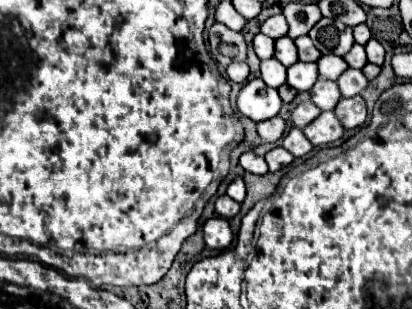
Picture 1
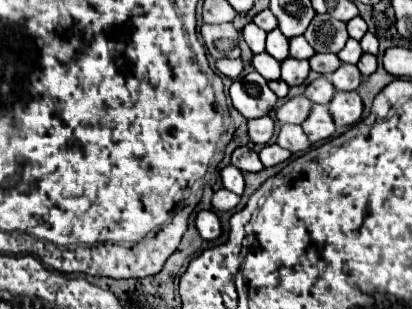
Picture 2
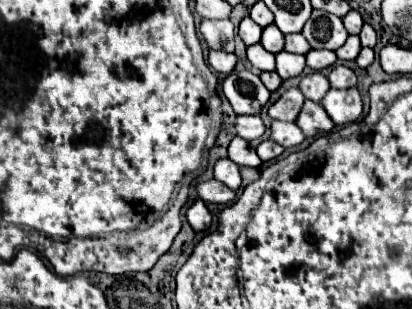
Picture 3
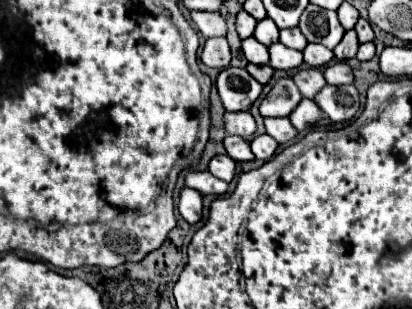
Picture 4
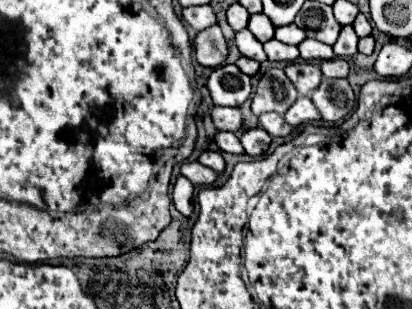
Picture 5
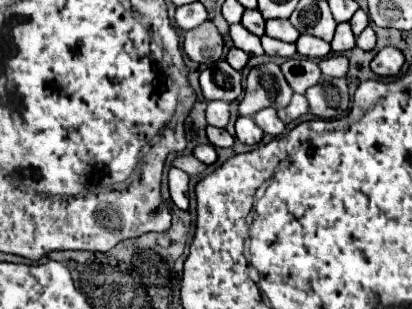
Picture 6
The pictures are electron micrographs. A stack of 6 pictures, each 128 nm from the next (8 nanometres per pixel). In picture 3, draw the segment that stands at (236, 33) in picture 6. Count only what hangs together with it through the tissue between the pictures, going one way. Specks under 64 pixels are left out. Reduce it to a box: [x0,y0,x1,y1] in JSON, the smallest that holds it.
[248,44,276,72]

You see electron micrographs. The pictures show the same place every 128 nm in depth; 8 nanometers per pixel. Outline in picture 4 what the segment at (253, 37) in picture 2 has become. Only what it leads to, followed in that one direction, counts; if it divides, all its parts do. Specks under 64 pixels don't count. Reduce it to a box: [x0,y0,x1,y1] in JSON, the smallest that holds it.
[236,10,258,40]

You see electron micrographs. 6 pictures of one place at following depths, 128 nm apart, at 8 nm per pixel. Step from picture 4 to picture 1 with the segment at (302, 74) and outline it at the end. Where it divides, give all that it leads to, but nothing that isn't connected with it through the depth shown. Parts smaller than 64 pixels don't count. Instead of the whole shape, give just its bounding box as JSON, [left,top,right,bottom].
[310,78,342,110]

